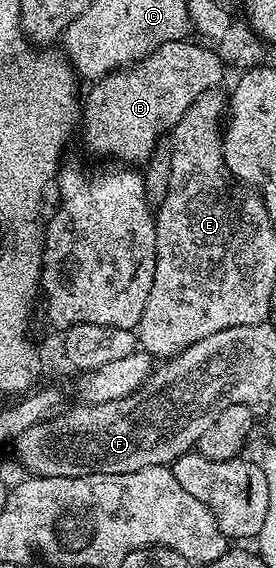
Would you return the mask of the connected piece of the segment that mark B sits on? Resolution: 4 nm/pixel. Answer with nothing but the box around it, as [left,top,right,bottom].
[81,41,225,164]

